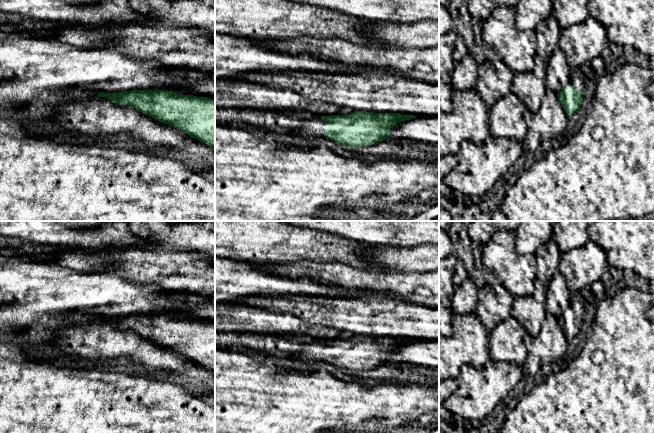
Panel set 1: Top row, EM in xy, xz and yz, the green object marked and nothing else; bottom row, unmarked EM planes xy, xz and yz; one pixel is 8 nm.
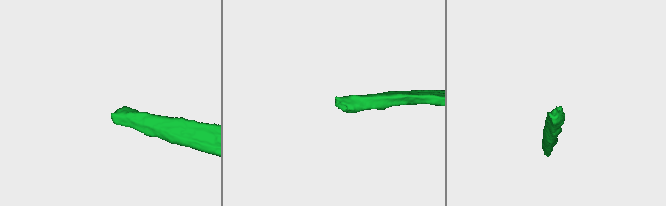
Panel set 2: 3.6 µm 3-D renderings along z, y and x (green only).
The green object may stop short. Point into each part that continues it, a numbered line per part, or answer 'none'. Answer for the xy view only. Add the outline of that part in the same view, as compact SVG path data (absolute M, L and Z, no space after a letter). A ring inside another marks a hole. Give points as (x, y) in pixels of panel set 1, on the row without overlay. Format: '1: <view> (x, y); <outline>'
none

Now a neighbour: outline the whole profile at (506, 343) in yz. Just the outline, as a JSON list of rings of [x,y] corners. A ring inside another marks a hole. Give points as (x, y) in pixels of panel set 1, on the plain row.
[[[511,315],[489,332],[489,358],[523,366],[528,351],[524,345],[524,327]]]

